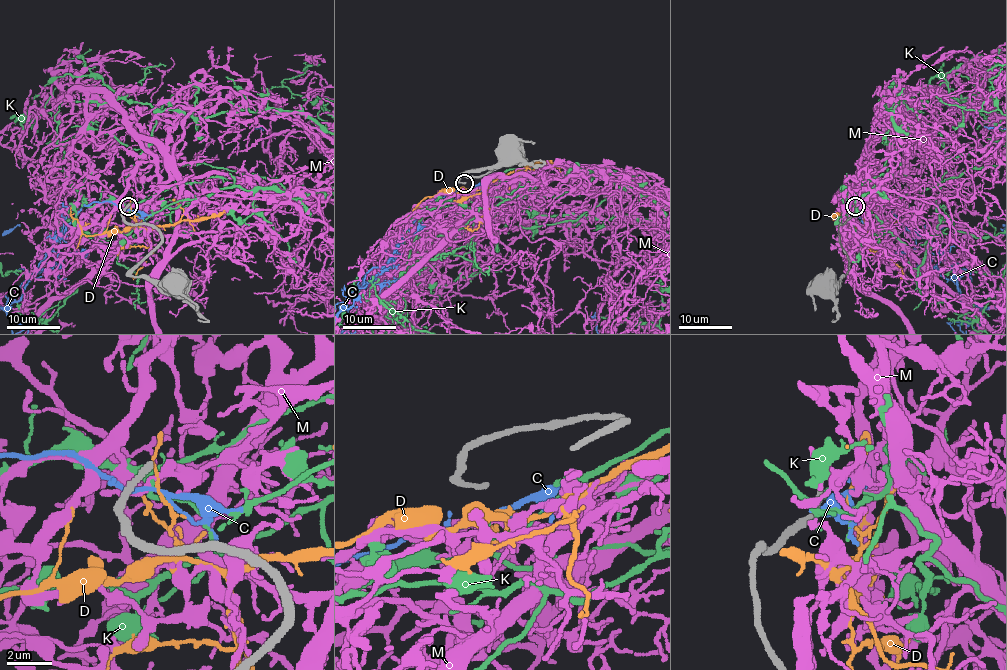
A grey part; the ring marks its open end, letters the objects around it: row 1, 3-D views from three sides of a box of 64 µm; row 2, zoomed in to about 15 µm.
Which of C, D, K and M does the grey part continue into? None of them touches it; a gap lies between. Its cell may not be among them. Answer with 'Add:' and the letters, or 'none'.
Add: none

